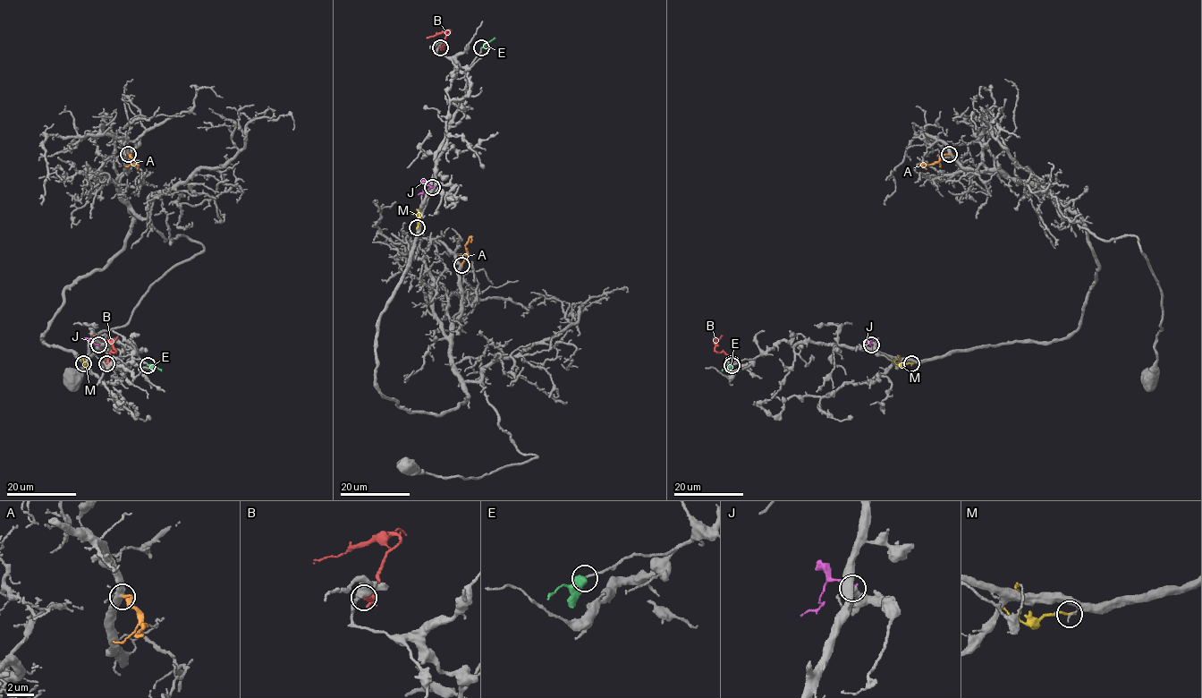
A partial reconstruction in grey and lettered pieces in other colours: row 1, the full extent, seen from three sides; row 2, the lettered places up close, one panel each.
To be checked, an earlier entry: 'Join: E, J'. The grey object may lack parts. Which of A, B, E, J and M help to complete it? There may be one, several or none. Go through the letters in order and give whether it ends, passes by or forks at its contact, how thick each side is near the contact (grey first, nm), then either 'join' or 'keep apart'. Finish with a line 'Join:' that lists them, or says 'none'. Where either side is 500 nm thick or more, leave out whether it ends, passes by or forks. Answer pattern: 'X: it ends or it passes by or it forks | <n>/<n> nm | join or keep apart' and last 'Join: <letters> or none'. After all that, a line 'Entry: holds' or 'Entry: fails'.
A: it ends | 440/240 nm | join
B: it ends | 480/320 nm | keep apart
E: it ends | 160/400 nm | join
J: it ends | 400/240 nm | keep apart
M: it ends | 130/200 nm | keep apart
Join: A, E
Entry: fails

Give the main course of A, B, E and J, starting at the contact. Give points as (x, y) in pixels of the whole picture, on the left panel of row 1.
A: (128, 155), (133, 161), (131, 164), (137, 164), (138, 169)
B: (106, 363), (114, 348), (108, 341), (93, 336)
E: (148, 365), (161, 371)
J: (98, 344), (84, 339)

